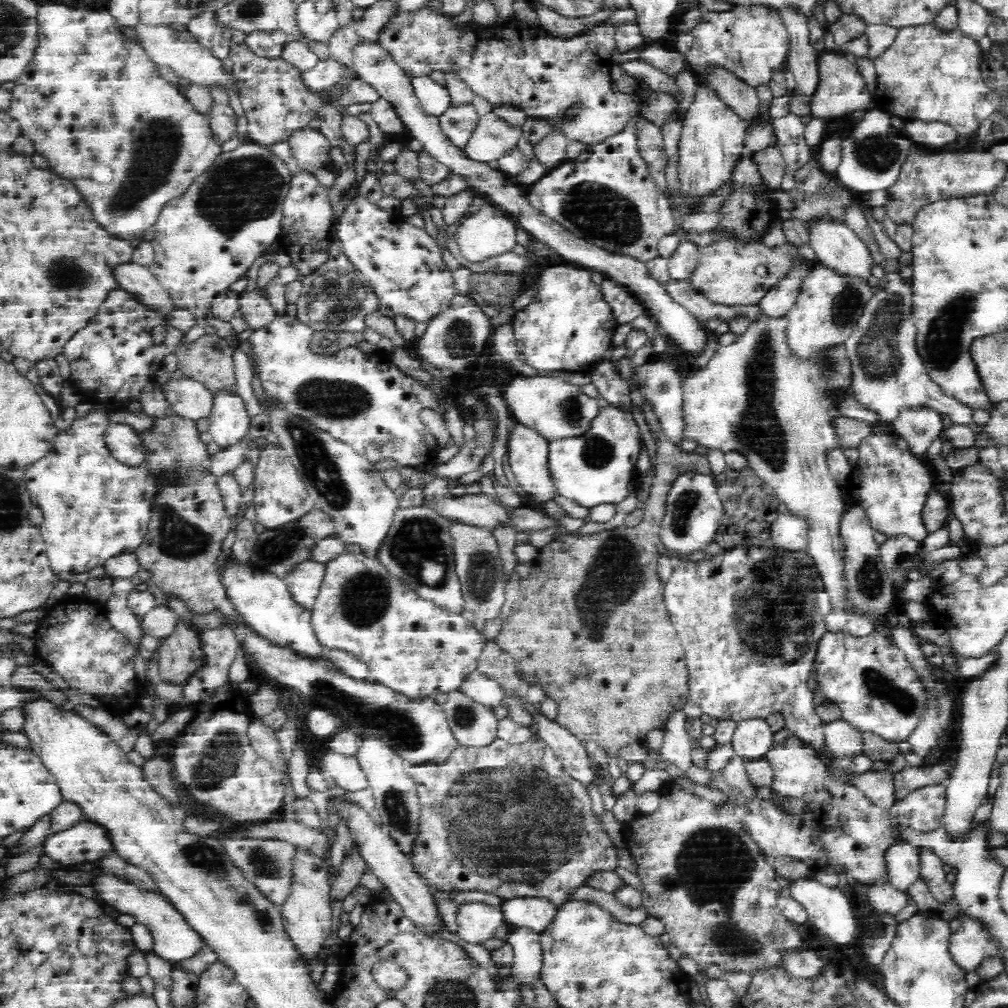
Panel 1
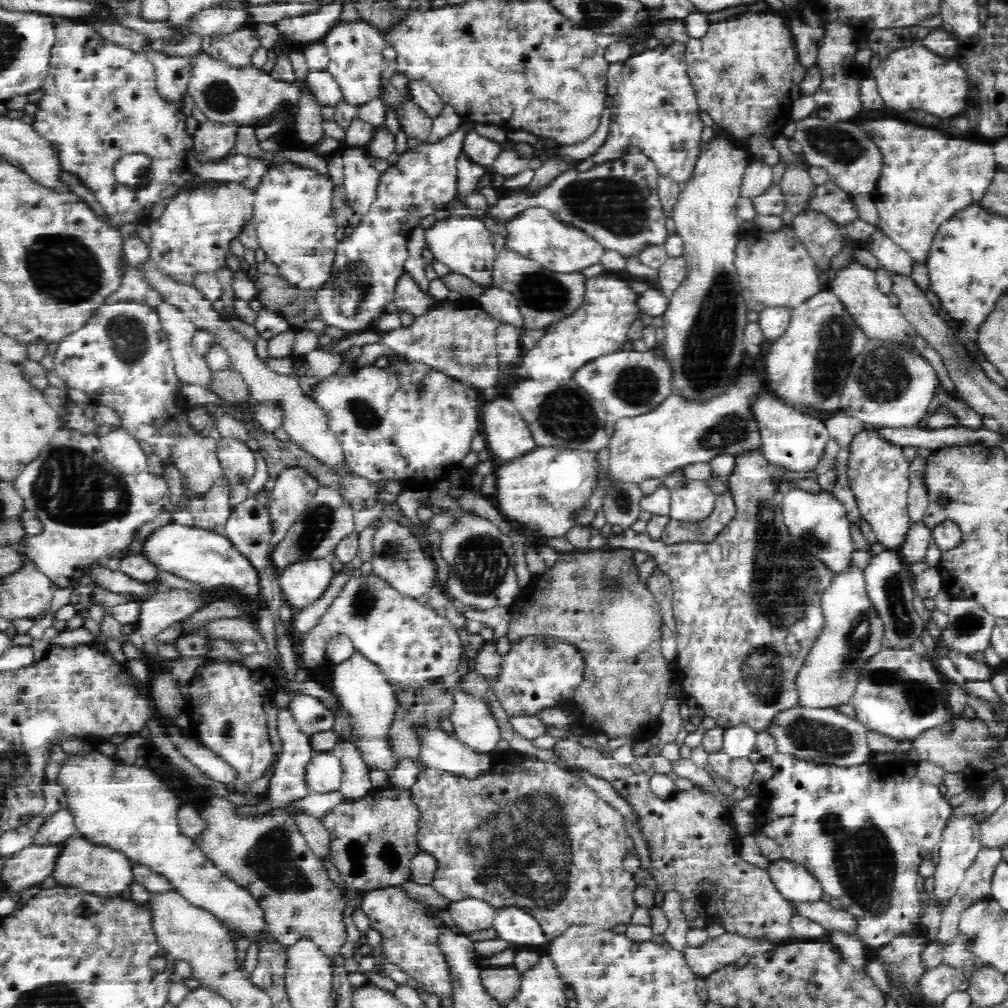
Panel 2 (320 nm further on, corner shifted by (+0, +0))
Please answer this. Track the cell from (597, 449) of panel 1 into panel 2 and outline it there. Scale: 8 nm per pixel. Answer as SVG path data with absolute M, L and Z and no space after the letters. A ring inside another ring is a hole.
M537 446L526 456L512 460L504 466L496 465L494 472L496 489L491 498L498 510L504 514L504 517L513 523L520 523L526 529L532 531L534 545L540 545L545 539L560 538L564 539L564 533L573 524L573 512L580 508L595 487L600 476L600 459L598 451L583 451L580 449L570 449L564 447L542 447Z

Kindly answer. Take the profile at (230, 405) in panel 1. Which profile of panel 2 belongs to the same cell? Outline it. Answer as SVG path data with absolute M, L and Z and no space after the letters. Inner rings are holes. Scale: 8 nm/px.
M223 437L217 441L217 457L230 484L246 486L254 476L256 458L246 443L234 437Z

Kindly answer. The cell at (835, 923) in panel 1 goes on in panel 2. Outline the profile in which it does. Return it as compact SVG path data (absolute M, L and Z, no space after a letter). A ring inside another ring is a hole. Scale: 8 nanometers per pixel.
M782 858L770 863L766 870L776 889L787 901L806 904L822 898L822 886L802 865Z

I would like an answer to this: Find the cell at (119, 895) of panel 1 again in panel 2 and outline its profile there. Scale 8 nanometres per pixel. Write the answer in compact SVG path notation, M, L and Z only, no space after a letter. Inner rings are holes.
M74 834L64 841L64 850L56 860L53 877L56 885L74 887L100 898L116 898L124 890L128 890L130 884L134 882L132 863L124 854L108 847L92 844L79 834Z

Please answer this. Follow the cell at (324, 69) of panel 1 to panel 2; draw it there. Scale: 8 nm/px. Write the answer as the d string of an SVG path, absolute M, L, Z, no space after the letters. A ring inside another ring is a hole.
M204 49L190 56L190 67L192 70L187 80L187 93L192 96L195 106L212 121L238 121L240 126L257 126L258 121L274 109L283 106L297 108L302 96L302 88L295 80L288 83L274 79L253 64L244 68L229 66L222 60L215 60Z

